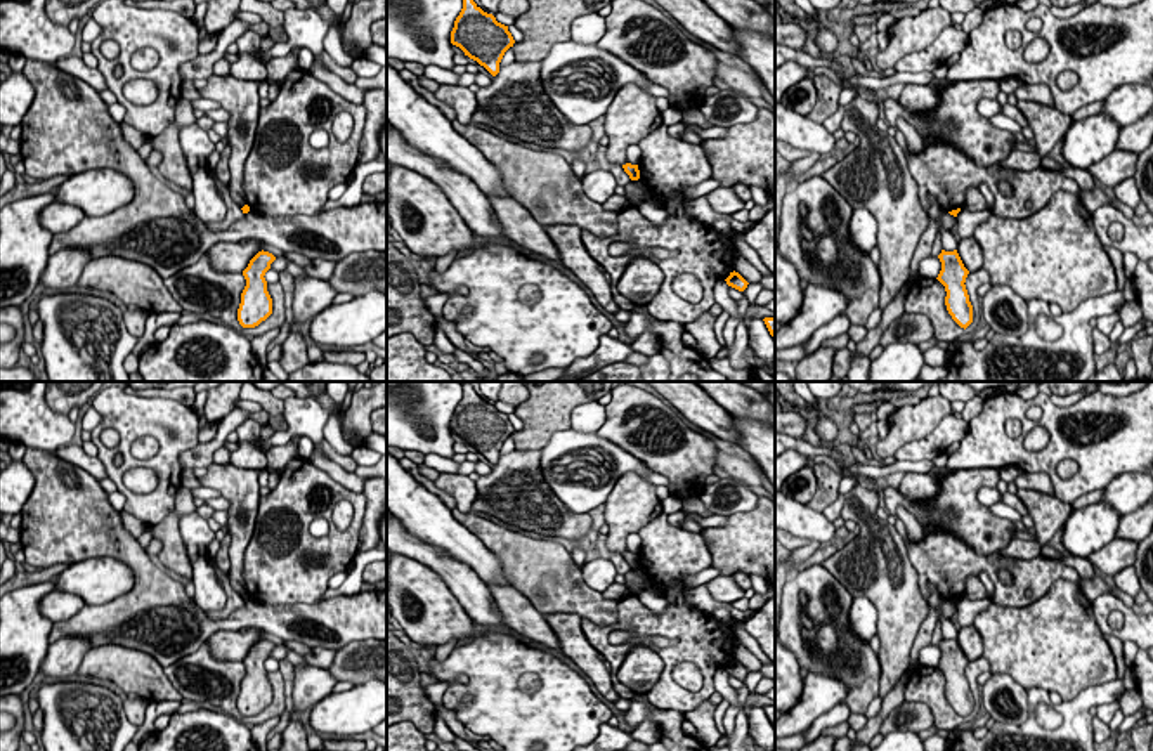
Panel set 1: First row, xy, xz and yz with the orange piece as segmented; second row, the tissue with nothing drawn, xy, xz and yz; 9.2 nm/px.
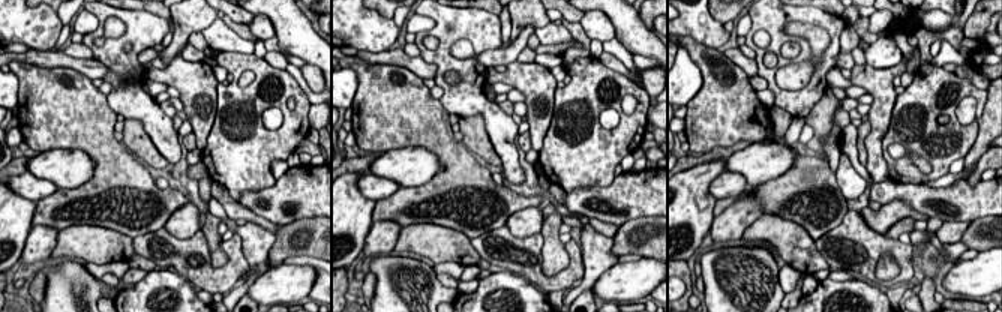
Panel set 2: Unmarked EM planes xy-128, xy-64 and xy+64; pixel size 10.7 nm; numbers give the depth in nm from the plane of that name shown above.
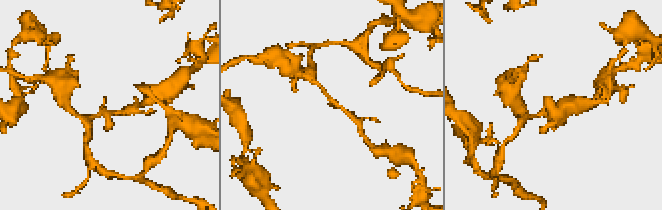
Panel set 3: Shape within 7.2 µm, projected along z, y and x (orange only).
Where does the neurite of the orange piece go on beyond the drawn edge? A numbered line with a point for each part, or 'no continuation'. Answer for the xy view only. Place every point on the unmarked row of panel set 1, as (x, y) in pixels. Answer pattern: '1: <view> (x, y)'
no continuation

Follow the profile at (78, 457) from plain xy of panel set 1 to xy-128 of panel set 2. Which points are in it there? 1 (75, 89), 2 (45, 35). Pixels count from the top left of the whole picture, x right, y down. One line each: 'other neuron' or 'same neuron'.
1: other neuron
2: other neuron

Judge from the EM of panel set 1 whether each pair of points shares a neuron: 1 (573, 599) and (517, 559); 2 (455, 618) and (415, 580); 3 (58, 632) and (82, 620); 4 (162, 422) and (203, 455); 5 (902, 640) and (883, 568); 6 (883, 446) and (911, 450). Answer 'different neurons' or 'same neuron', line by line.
1: same neuron
2: same neuron
3: same neuron
4: different neurons
5: same neuron
6: different neurons

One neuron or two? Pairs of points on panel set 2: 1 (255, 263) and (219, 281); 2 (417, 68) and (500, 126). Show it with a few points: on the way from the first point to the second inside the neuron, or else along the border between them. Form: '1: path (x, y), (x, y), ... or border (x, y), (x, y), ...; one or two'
1: border (236, 233), (249, 266); two
2: border (420, 56), (435, 66), (434, 77); two

